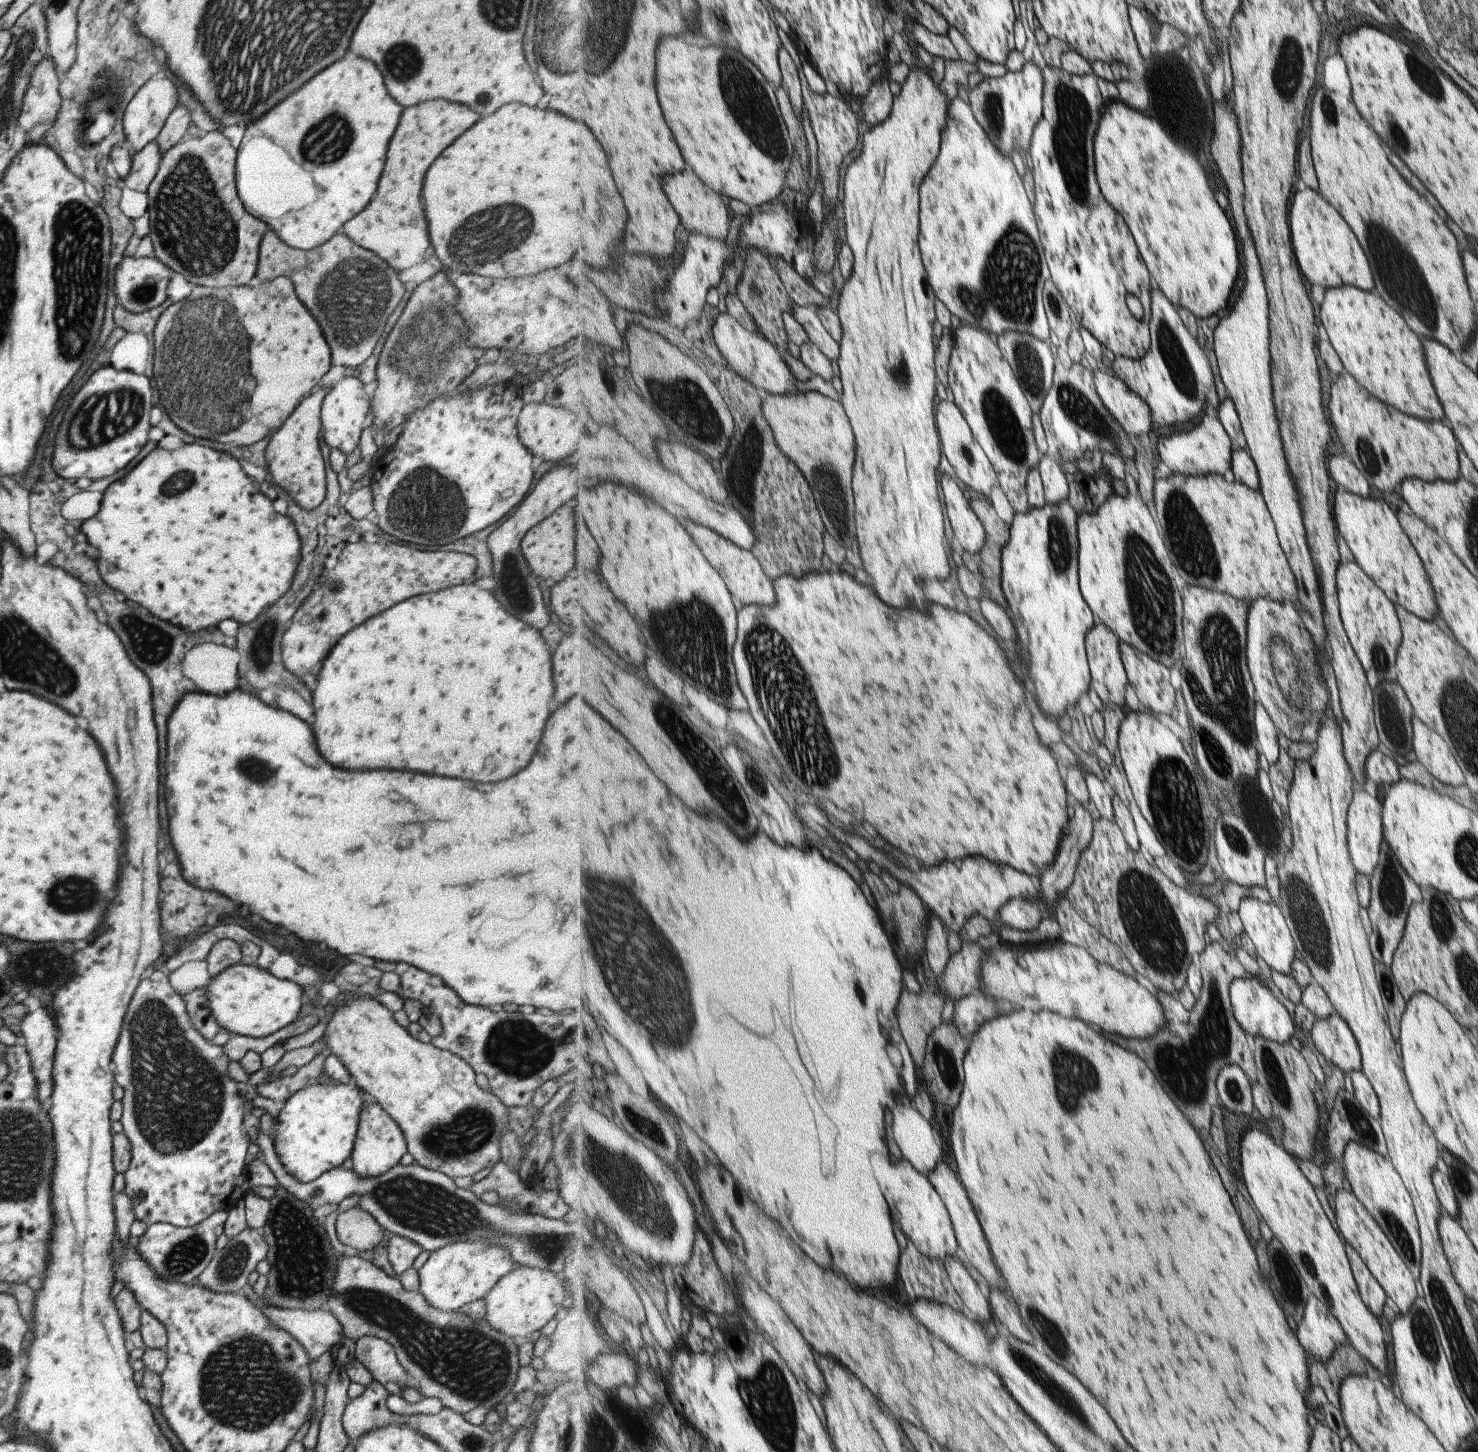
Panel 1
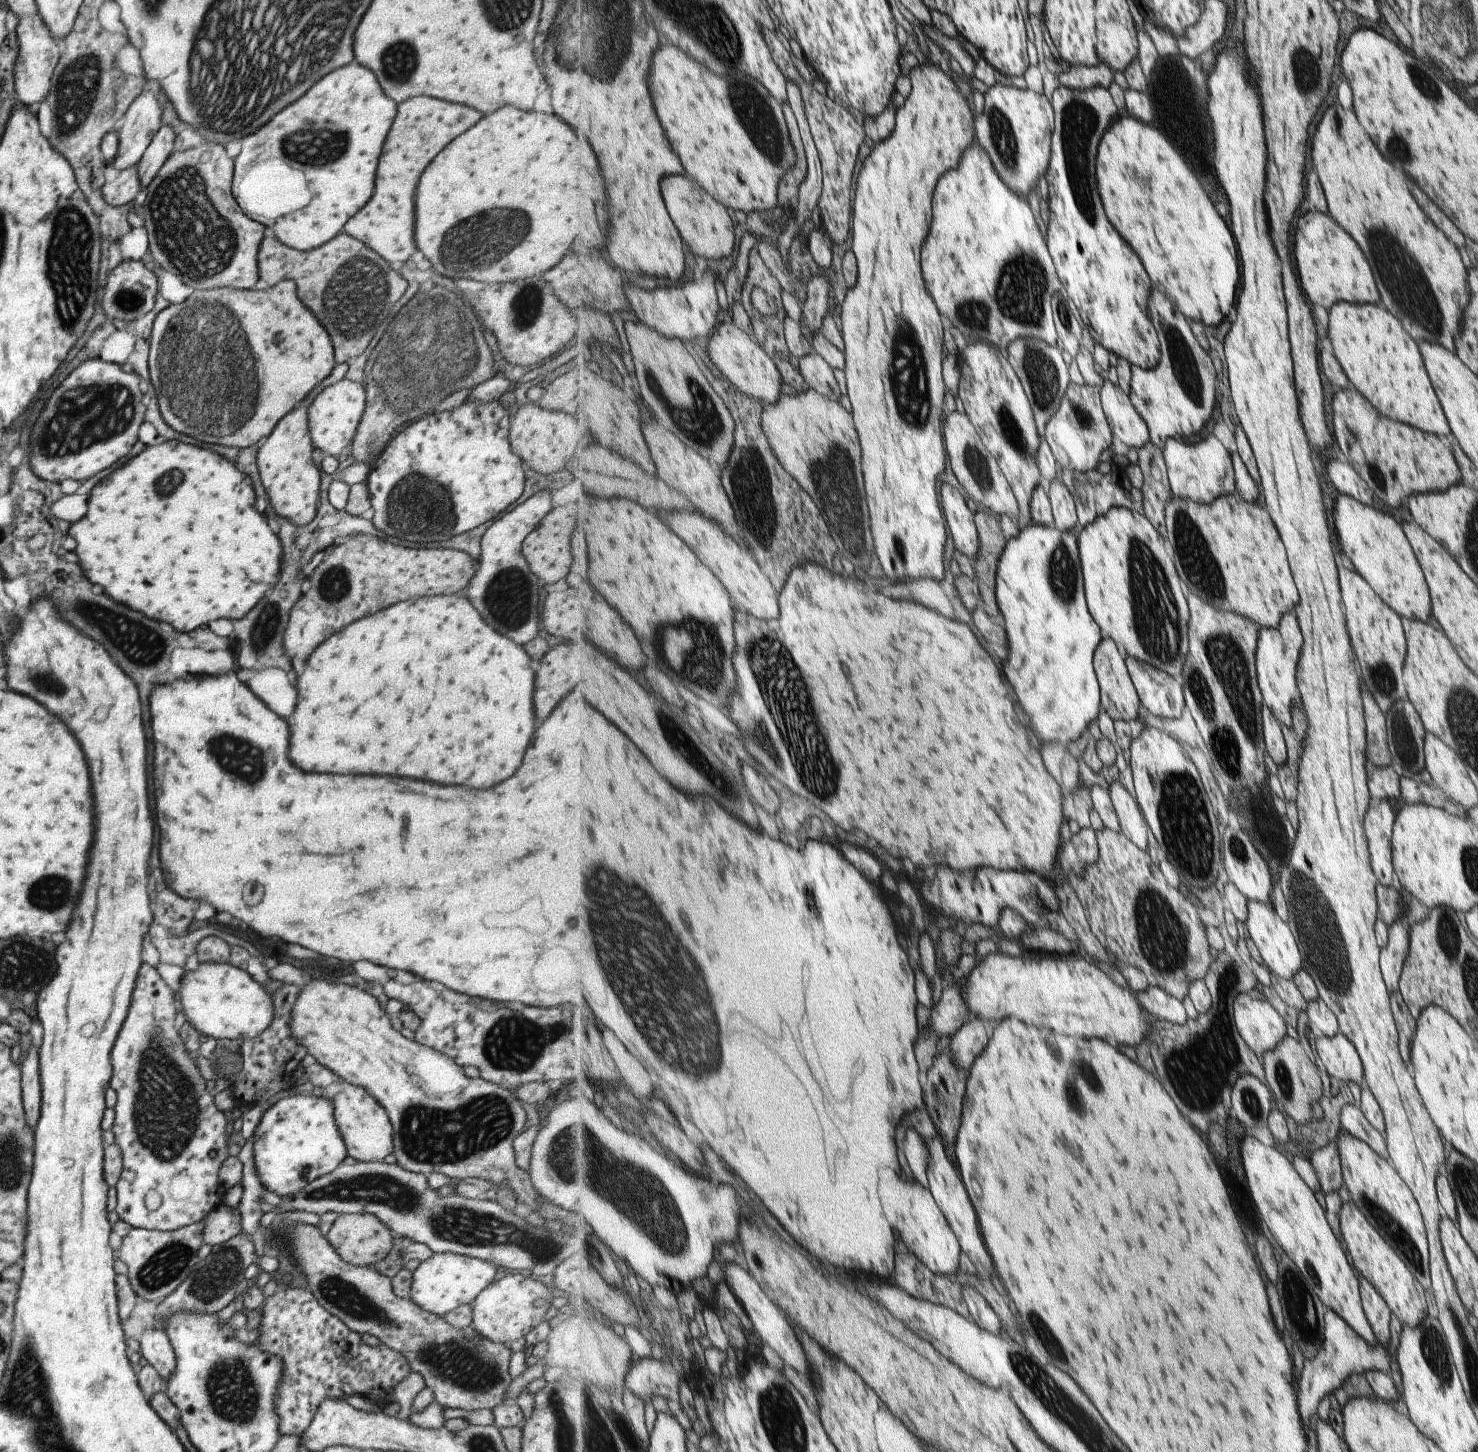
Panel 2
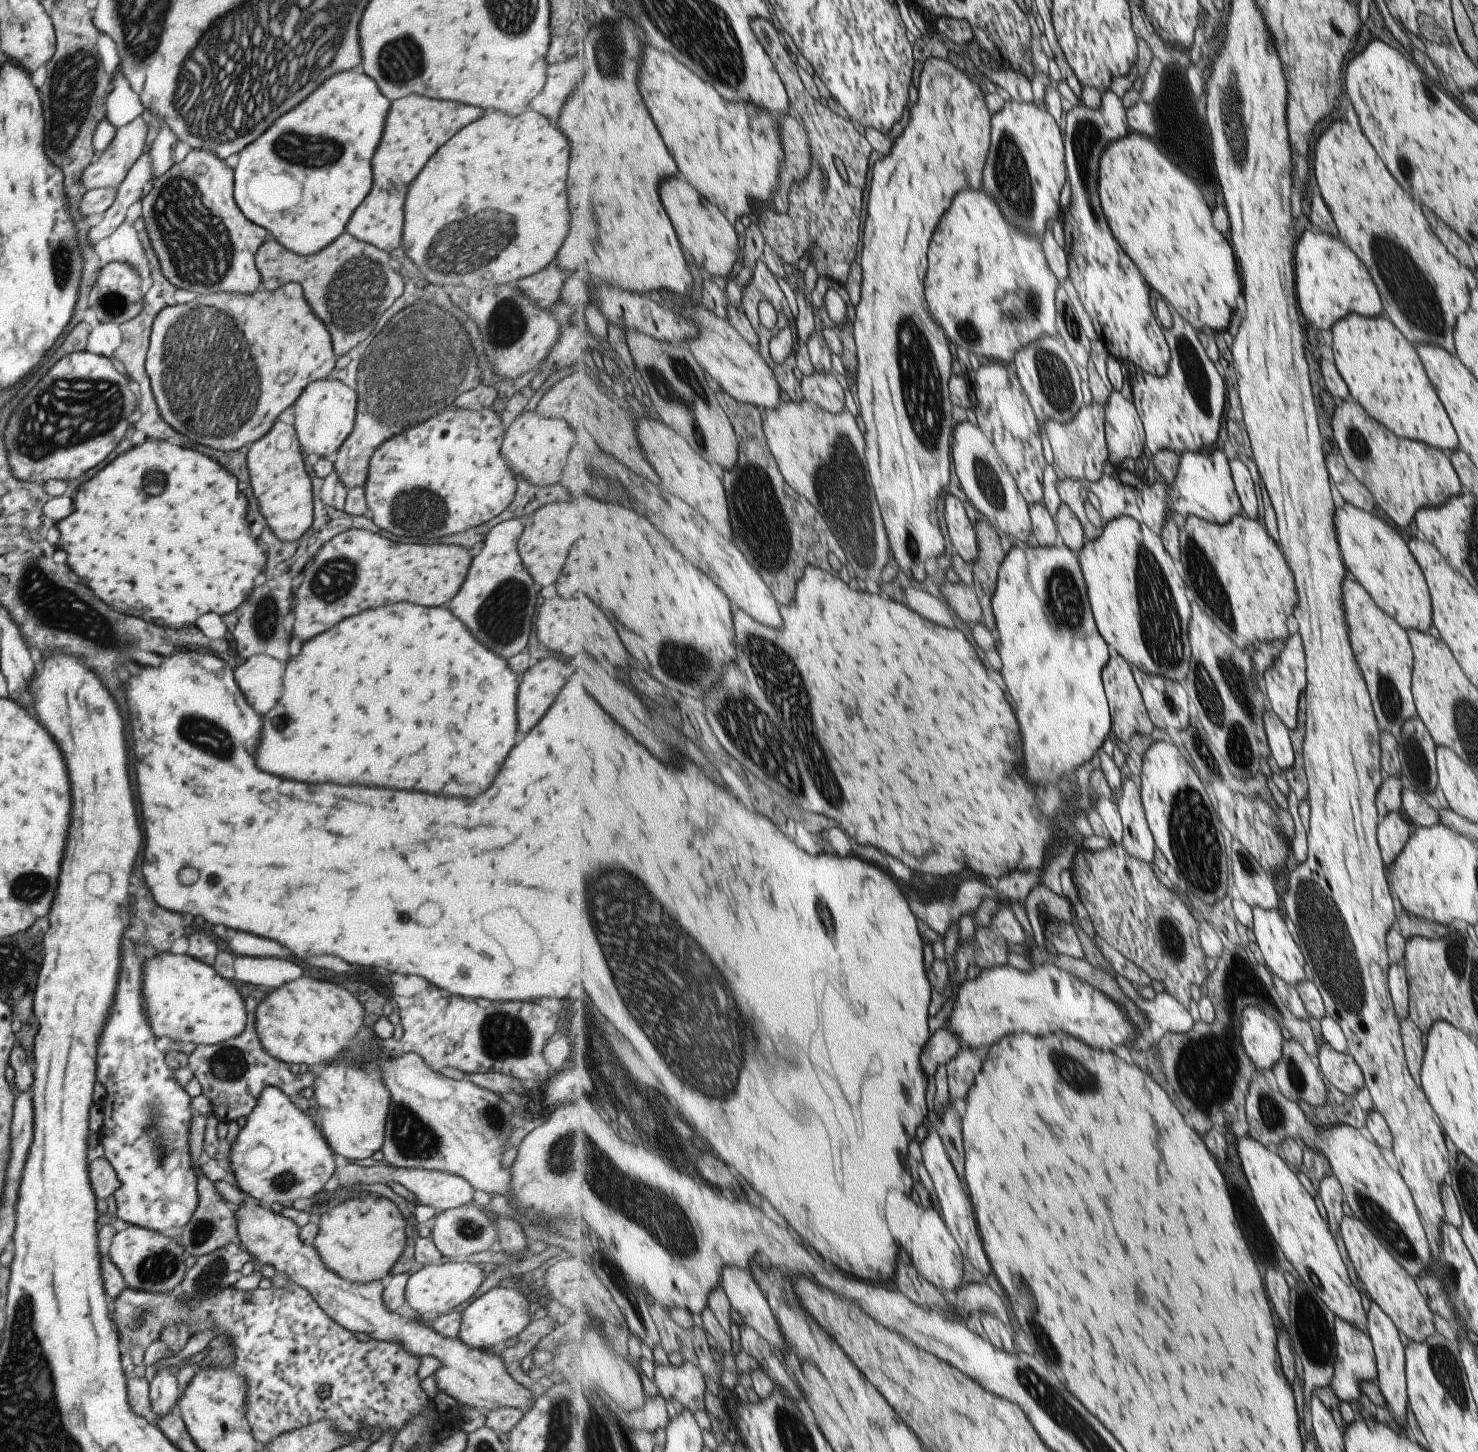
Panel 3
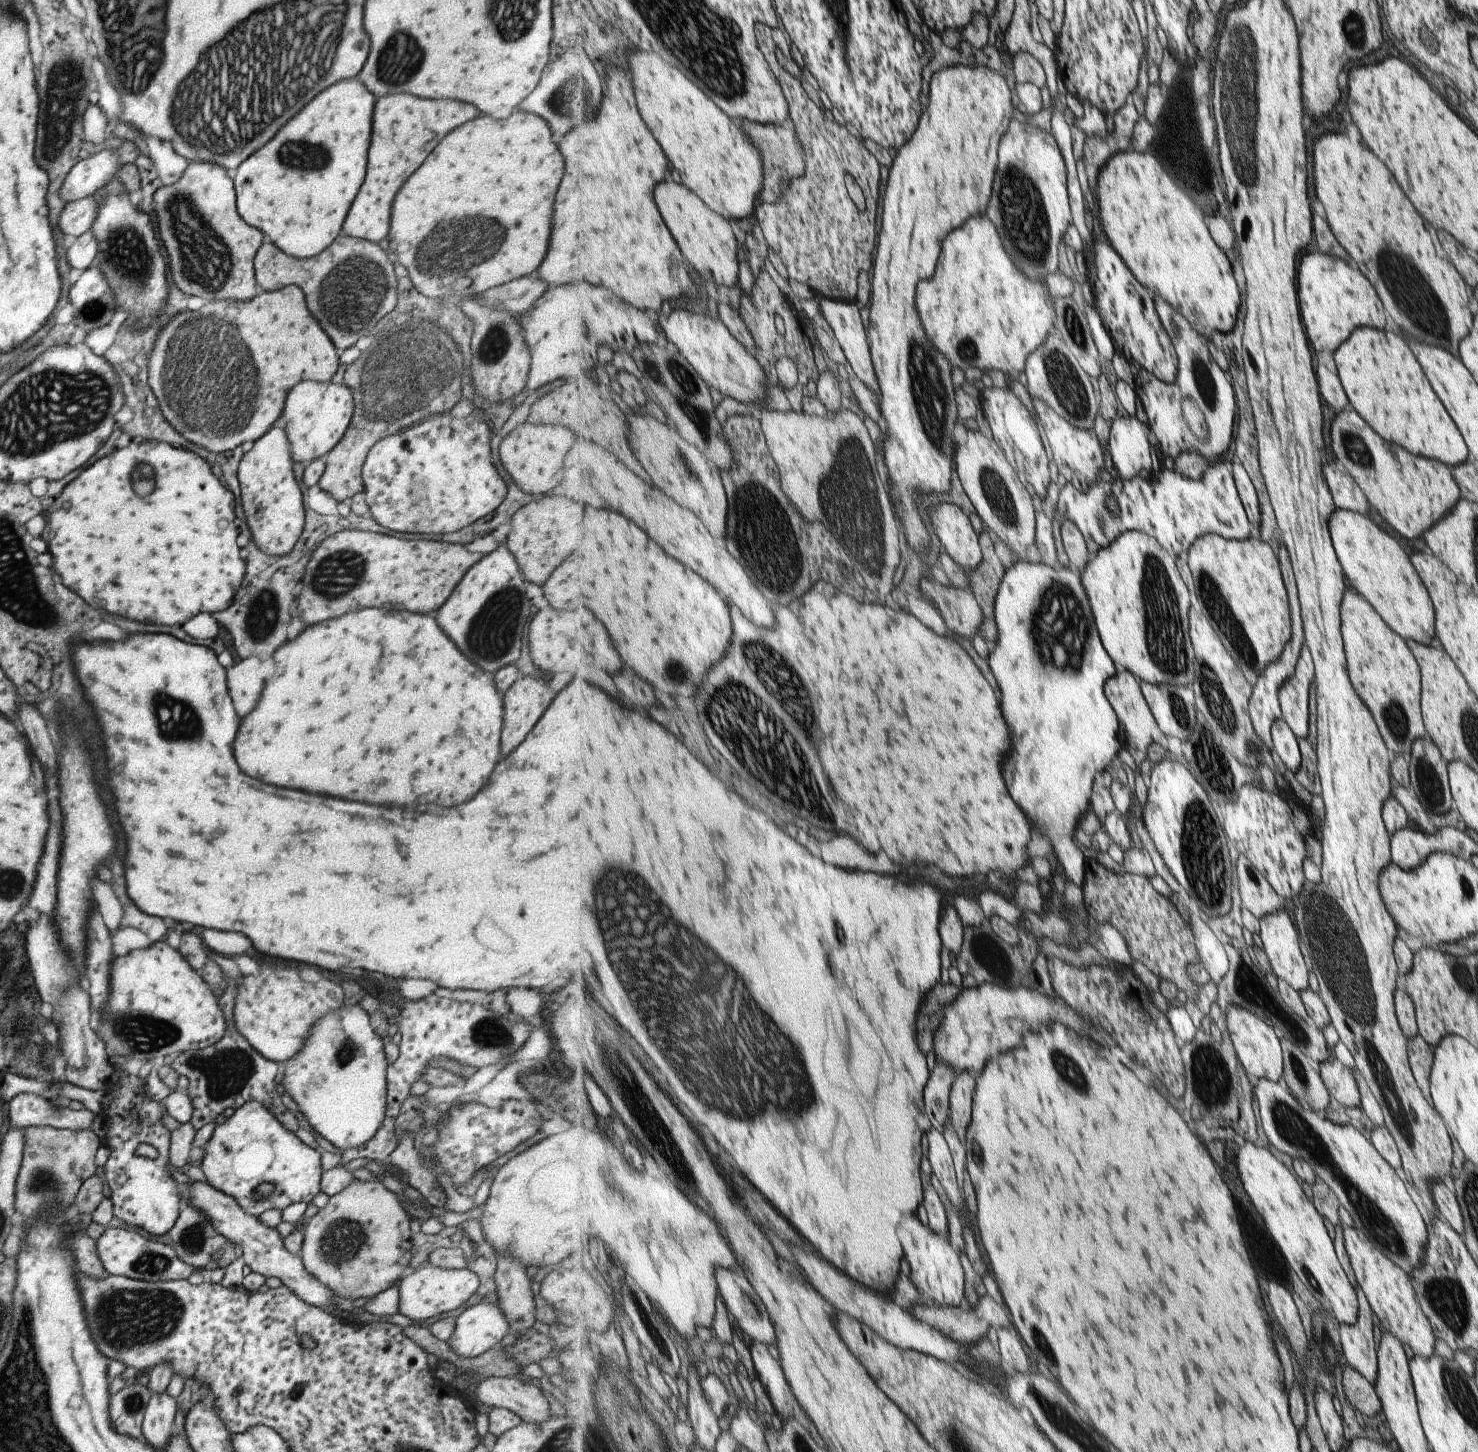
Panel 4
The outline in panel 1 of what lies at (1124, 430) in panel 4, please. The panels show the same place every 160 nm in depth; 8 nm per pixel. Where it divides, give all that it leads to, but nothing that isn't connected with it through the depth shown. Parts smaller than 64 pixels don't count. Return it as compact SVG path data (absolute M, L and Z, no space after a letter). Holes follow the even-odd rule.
M1094 369L1094 373L1097 392L1103 404L1123 426L1123 430L1136 438L1141 434L1153 435L1155 423L1149 404L1137 392L1133 392L1118 375L1111 376L1098 369Z

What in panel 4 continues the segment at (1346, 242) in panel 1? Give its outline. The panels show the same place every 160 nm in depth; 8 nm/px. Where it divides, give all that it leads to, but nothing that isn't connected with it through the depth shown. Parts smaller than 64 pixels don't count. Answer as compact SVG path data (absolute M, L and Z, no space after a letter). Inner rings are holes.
M1323 253L1305 254L1296 266L1296 291L1303 328L1315 352L1333 352L1359 327L1383 329L1385 312L1366 276L1344 260Z

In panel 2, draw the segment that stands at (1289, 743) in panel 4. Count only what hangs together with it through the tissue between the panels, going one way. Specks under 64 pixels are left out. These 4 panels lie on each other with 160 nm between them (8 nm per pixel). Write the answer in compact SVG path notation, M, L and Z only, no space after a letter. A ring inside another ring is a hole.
M1265 705L1260 708L1260 721L1262 722L1264 750L1277 766L1282 765L1286 761L1286 744L1282 735L1283 726Z

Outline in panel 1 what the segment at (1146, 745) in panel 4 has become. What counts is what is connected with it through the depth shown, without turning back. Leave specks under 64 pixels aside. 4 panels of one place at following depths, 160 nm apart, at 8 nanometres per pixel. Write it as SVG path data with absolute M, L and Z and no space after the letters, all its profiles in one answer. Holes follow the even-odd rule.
M1100 620L1087 632L1092 685L1098 697L1102 703L1111 702L1126 708L1125 692L1130 682L1123 664L1120 642L1117 634Z

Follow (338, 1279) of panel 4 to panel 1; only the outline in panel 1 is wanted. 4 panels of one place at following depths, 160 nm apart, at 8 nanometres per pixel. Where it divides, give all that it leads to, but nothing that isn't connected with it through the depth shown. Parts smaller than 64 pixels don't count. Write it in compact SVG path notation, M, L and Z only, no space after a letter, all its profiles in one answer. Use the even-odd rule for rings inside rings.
M357 1207L338 1213L334 1229L337 1240L352 1253L371 1250L387 1235L368 1212Z

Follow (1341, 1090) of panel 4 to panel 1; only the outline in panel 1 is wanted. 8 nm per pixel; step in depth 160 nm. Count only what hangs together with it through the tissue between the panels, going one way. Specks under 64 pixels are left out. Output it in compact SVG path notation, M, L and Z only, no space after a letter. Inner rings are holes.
M1331 1012L1327 1018L1317 1018L1310 1034L1317 1052L1342 1073L1360 1071L1360 1053L1355 1038L1341 1016Z

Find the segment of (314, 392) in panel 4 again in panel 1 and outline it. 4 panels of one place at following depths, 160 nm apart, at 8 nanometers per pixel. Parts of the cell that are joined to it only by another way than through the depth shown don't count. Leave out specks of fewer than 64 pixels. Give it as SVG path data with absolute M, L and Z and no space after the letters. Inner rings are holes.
M343 377L327 390L320 408L321 438L331 449L349 454L358 445L360 432L370 410L370 391L355 377Z

